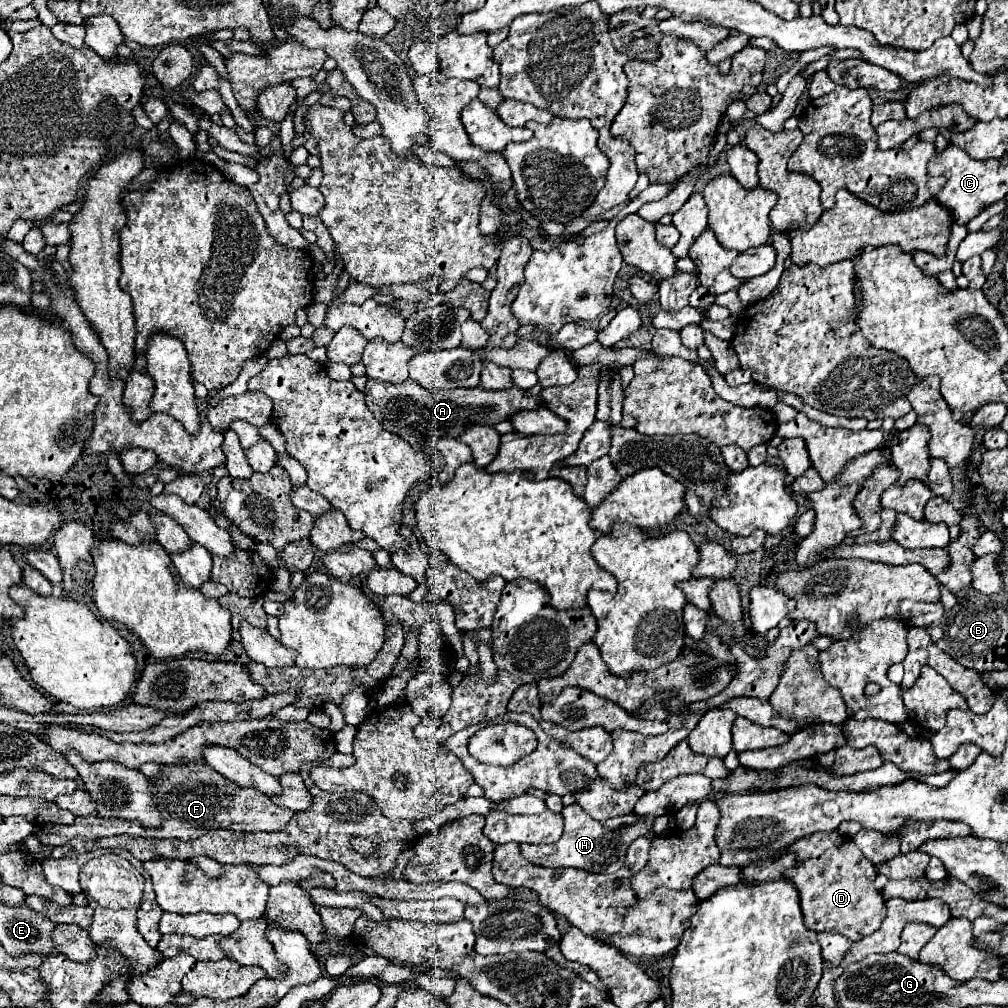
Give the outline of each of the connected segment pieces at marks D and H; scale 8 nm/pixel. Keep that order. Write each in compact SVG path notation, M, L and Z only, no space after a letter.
M820 831L792 843L786 851L798 859L796 867L784 871L800 895L804 925L812 931L840 931L840 935L860 941L877 931L886 916L886 905L880 891L874 889L876 869L864 859L860 847L836 831Z
M568 805L562 809L562 817L564 817L564 833L562 837L552 843L552 845L520 845L520 855L530 861L532 865L540 865L540 867L578 867L584 869L588 873L616 873L622 863L624 863L624 851L628 849L628 843L632 843L632 839L640 837L640 835L648 835L650 839L654 839L650 825L652 819L650 815L646 815L642 821L634 823L630 829L606 829L602 827L596 819L592 819L590 815L586 815L586 811L580 805Z

